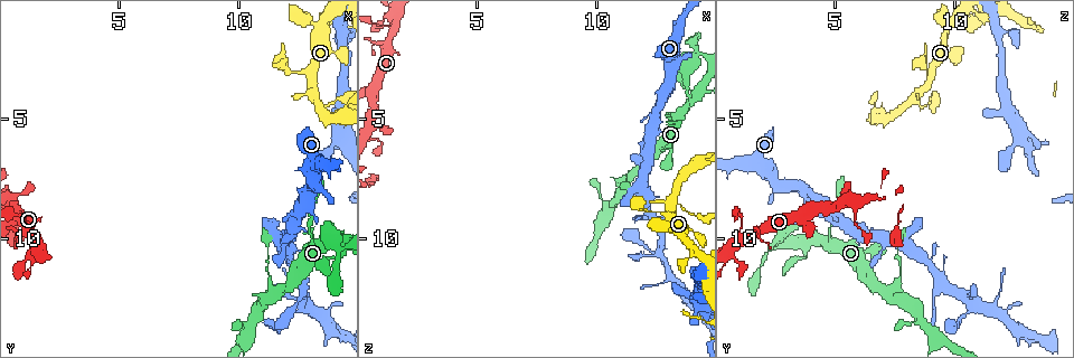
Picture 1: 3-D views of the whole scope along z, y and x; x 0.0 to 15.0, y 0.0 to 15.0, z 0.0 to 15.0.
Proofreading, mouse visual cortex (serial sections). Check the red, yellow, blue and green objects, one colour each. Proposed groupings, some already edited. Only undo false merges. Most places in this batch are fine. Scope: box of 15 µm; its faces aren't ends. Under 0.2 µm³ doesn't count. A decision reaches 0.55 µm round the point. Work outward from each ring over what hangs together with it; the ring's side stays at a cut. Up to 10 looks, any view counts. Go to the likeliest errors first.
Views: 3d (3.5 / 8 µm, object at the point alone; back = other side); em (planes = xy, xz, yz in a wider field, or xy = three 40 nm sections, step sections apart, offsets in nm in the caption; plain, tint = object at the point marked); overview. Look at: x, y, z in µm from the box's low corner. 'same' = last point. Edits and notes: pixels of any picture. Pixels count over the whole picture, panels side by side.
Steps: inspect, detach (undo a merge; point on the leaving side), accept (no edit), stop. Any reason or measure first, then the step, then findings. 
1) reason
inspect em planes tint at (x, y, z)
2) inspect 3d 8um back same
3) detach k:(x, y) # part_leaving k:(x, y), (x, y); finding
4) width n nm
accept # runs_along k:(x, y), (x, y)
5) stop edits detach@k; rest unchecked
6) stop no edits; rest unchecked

inspect 3d 3.5um at (14.0, 10.1, 4.1)

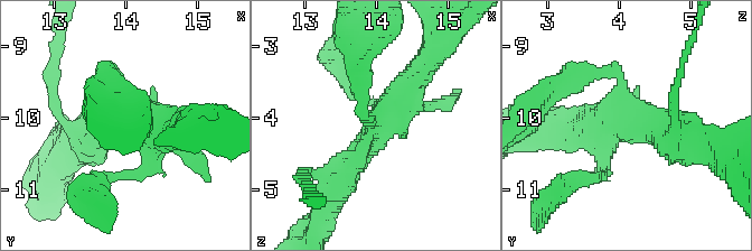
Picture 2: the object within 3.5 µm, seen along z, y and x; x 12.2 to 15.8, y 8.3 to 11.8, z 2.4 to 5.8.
inspect em xy step 1 tint at (14.05, 10.10, 4.05)

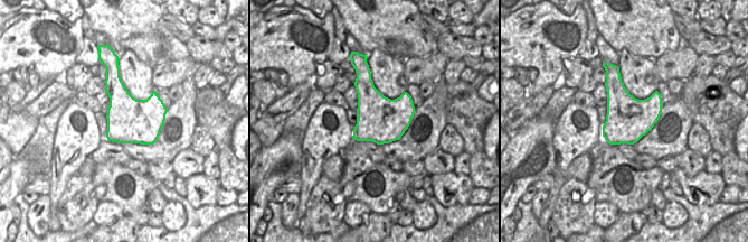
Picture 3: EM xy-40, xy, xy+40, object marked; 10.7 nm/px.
inspect em planes tint same

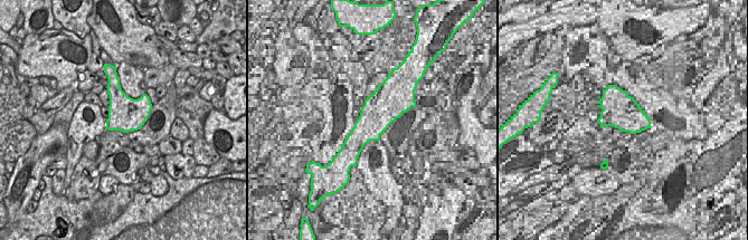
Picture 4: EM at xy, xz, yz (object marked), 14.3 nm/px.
accept # all the same cell

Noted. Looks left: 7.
sudden change in width
inspect 3d 8um at (14.4, 10.6, 2.3)

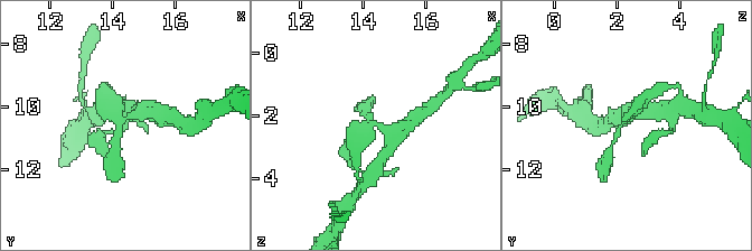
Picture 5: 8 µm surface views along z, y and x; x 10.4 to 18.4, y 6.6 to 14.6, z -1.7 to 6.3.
closer look
inspect 3d 3.5um at (14.3, 10.5, 2.2)

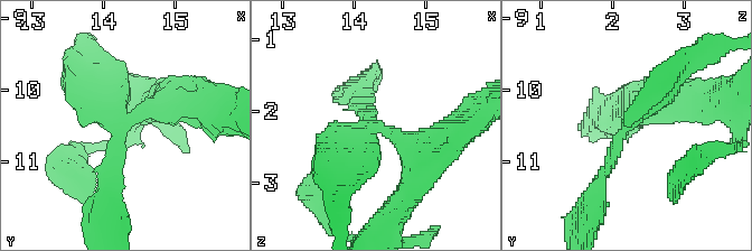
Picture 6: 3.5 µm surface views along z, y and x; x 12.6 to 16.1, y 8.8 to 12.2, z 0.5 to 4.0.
accept # runs_along 6:(674, 100), (639, 110), (593, 186); all the same cell

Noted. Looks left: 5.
inspect 3d 3.5um at (13.3, 4.1, 8.3)

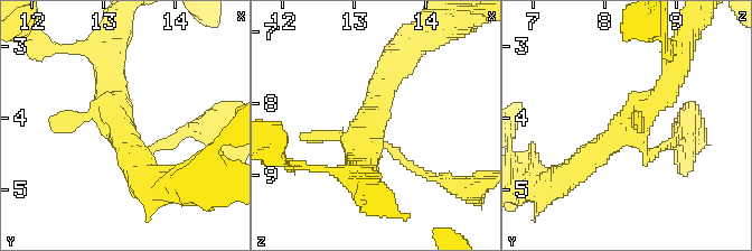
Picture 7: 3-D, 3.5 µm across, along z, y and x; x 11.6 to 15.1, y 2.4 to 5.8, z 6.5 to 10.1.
now the EM
inspect em xy step 2 tint at (13.25, 4.15, 8.35)

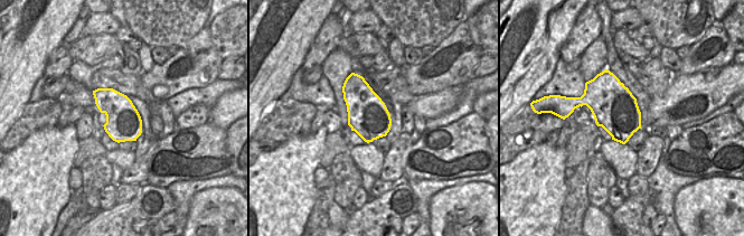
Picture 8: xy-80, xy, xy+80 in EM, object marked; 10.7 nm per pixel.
accept # runs_along 7:(675, 71), (629, 129), (574, 170); all the same cell

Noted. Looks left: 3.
calibre changes
inspect 3d 3.5um at (1.1, 9.1, 1.1)

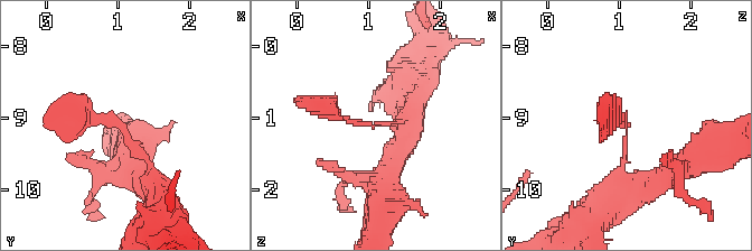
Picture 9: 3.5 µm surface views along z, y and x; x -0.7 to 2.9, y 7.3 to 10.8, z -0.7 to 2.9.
arm_widths 200, 300 nm; shape alone is not enough
inspect em xy step 5 tint at (1.05, 9.20, 1.10)

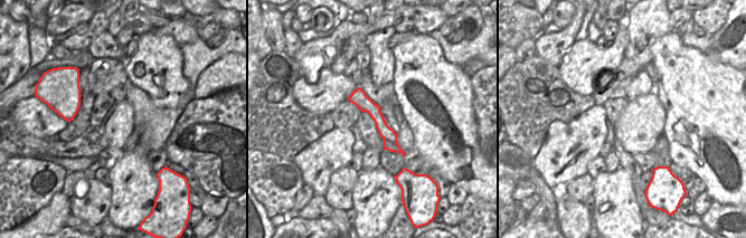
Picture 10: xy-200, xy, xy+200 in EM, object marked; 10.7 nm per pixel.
width 170 nm
accept # runs_along 9:(158, 191), (103, 118), (55, 114); continuous, no second cell

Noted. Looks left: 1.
stop no edits; rest unchecked

